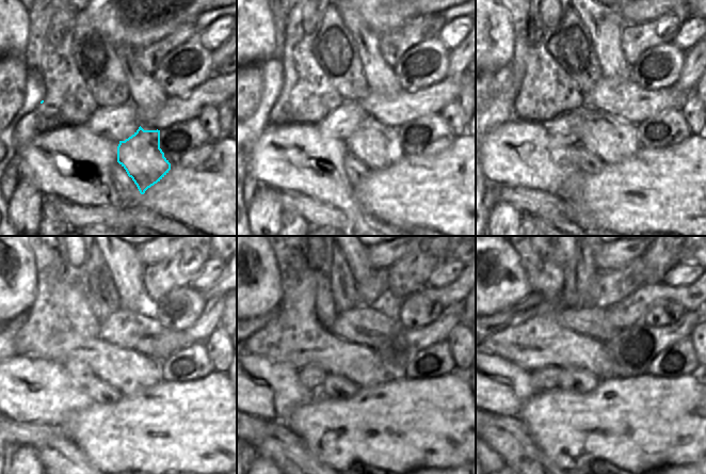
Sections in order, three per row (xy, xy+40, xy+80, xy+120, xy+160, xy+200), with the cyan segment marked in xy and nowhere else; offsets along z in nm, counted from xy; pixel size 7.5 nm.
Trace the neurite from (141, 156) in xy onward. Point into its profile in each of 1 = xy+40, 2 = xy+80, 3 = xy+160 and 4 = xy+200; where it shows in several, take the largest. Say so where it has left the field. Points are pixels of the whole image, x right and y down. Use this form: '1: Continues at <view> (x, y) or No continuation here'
1: Continues at xy+40 (375, 144)
2: Continues at xy+80 (612, 140)
3: Continues at xy+160 (303, 342)
4: Continues at xy+200 (543, 342).

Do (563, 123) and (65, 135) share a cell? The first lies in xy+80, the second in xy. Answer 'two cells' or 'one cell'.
two cells

